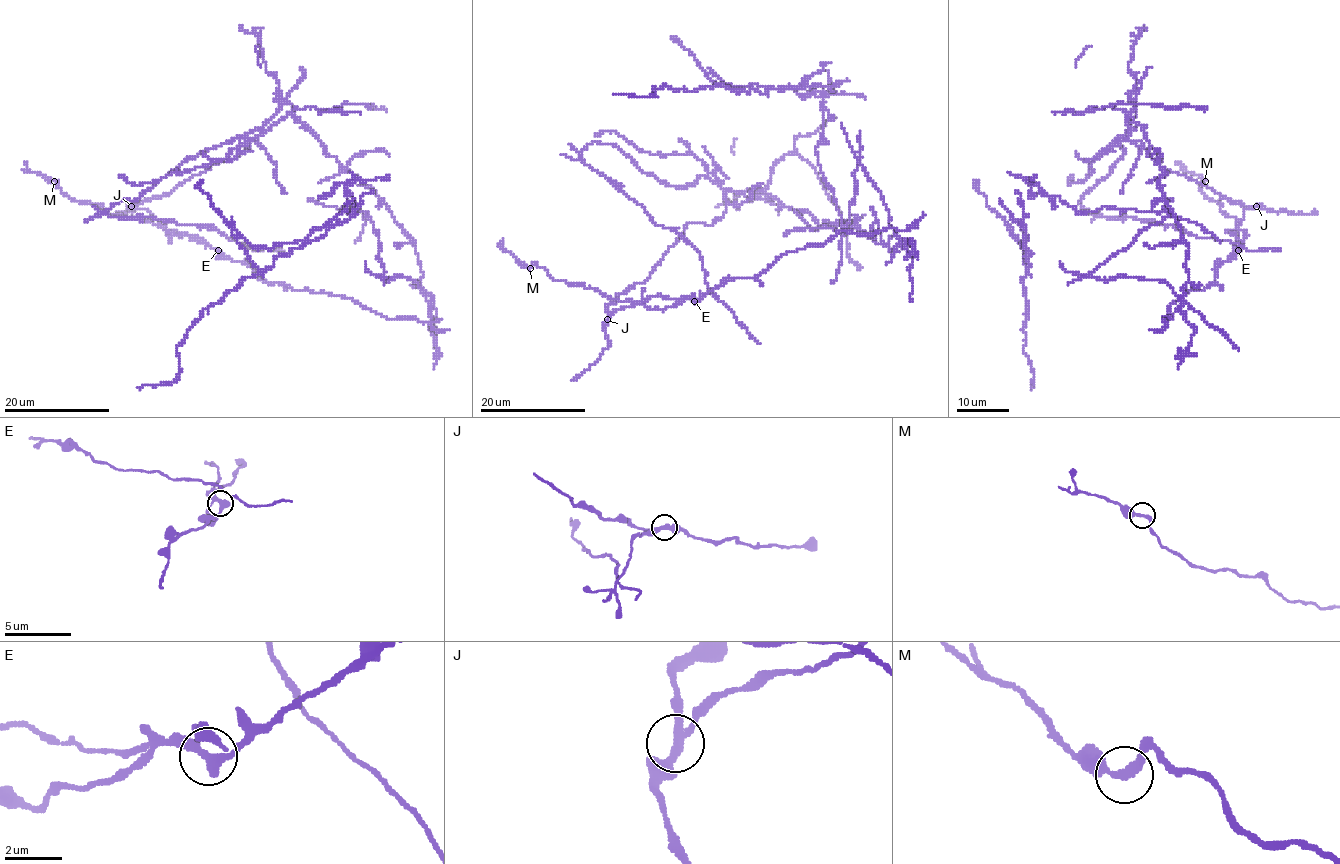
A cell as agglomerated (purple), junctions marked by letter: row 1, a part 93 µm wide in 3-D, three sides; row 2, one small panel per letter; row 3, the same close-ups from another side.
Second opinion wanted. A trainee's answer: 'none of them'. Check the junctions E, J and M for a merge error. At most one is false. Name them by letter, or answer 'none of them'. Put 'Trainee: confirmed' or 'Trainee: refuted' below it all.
J
Trainee: refuted

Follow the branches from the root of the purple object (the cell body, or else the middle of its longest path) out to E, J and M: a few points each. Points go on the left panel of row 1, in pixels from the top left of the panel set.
E: (392, 216), (281, 99), (241, 137), (251, 148), (168, 195), (131, 204), (218, 250)
J: (392, 216), (282, 99), (261, 127), (241, 137), (251, 148), (168, 195), (131, 206)
M: (392, 216), (282, 99), (241, 137), (251, 148), (168, 195), (131, 204), (163, 228), (75, 202), (54, 181)

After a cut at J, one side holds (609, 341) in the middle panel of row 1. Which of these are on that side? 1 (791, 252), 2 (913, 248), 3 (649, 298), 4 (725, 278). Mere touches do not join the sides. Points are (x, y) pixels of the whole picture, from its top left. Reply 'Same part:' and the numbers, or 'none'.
Same part: 2

